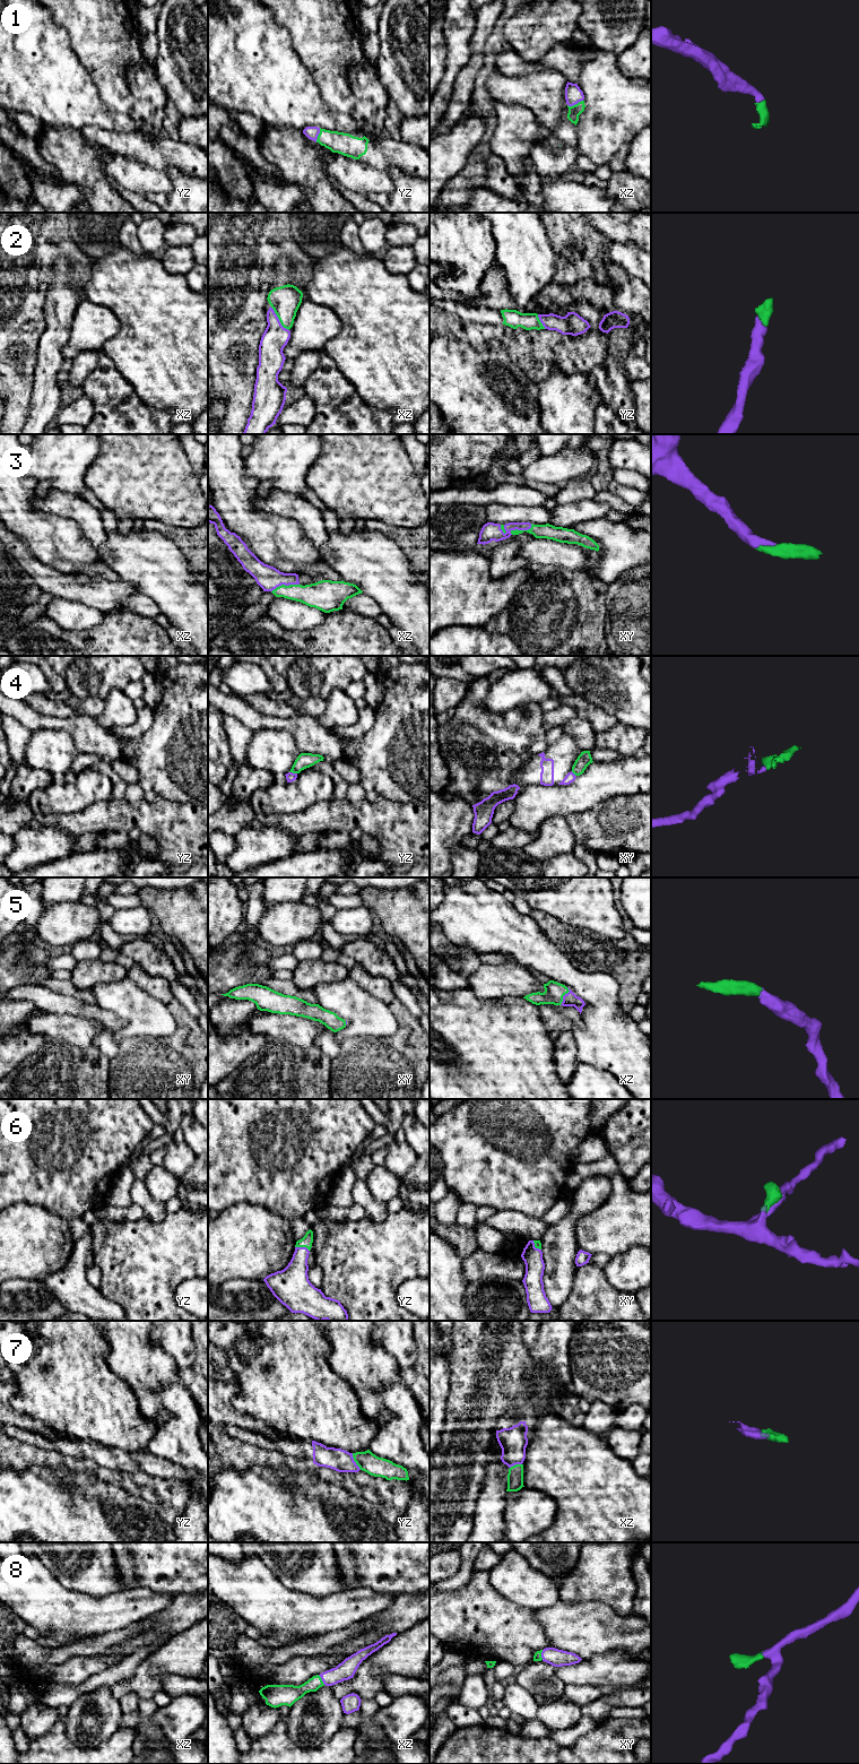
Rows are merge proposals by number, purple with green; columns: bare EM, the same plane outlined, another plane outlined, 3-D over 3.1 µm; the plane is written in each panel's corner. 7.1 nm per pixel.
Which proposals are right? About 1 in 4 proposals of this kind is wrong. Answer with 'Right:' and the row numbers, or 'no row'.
Right: 1, 2, 3, 5, 6, 7, 8

